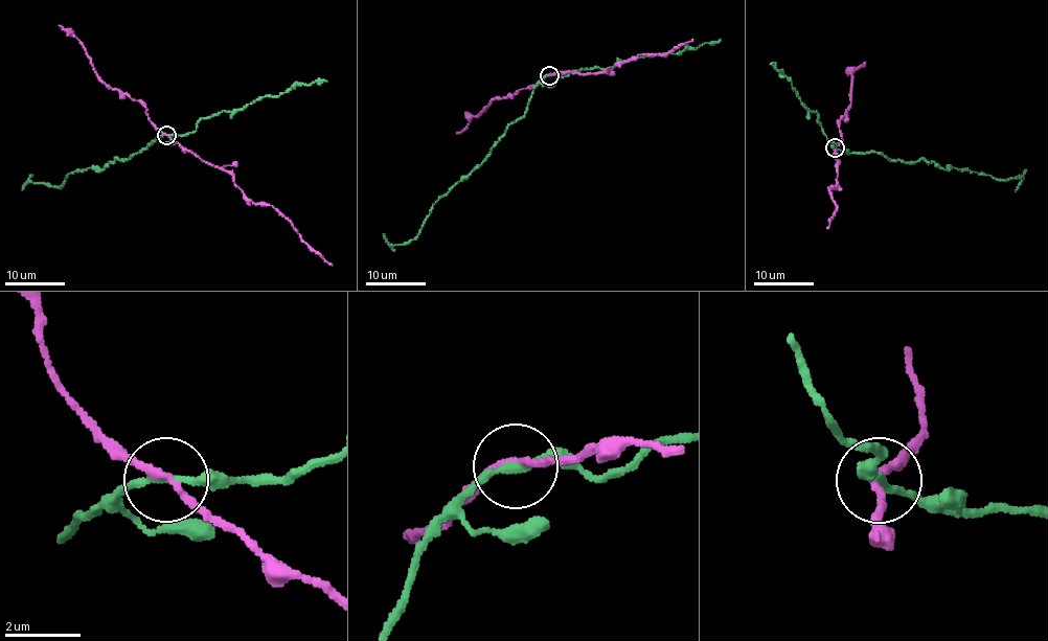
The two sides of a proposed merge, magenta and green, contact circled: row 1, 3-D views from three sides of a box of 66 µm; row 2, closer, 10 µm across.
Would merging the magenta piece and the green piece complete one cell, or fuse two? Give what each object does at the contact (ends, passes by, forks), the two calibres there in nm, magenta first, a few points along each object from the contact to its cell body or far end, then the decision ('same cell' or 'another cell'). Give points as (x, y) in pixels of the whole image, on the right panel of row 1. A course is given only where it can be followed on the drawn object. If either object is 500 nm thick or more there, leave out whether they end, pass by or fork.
magenta passes by | green passes by | 180/190 nm | magenta via (835, 147), (834, 155), (839, 160), (837, 187), (827, 188), (836, 207), (827, 228) | green via (835, 147), (852, 153), (875, 152), (911, 164), (923, 159), (944, 169), (1006, 179), (1021, 177), (1016, 191) | another cell

